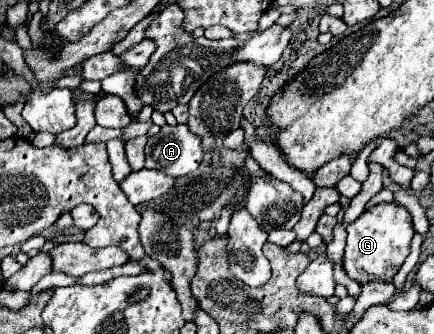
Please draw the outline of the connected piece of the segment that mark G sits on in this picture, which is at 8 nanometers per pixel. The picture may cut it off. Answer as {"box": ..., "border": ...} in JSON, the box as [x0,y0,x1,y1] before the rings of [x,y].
{"box":[343,202,413,284],"border":[[[385,202],[365,210],[351,226],[347,226],[347,248],[343,256],[343,268],[347,276],[357,280],[359,284],[371,280],[391,282],[409,254],[413,234],[413,220],[405,206],[397,202]]]}

